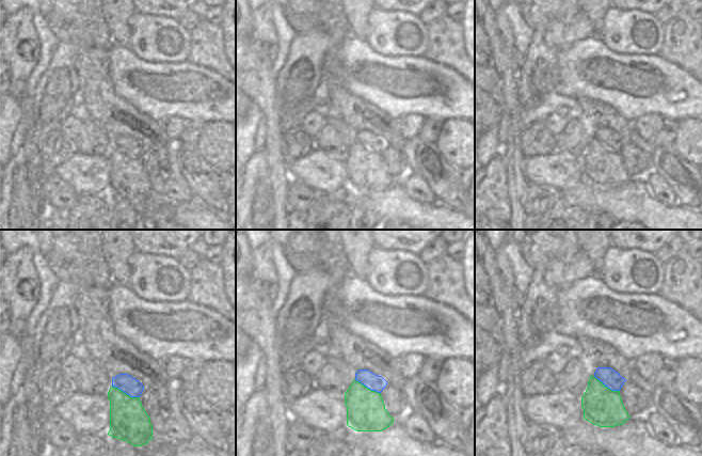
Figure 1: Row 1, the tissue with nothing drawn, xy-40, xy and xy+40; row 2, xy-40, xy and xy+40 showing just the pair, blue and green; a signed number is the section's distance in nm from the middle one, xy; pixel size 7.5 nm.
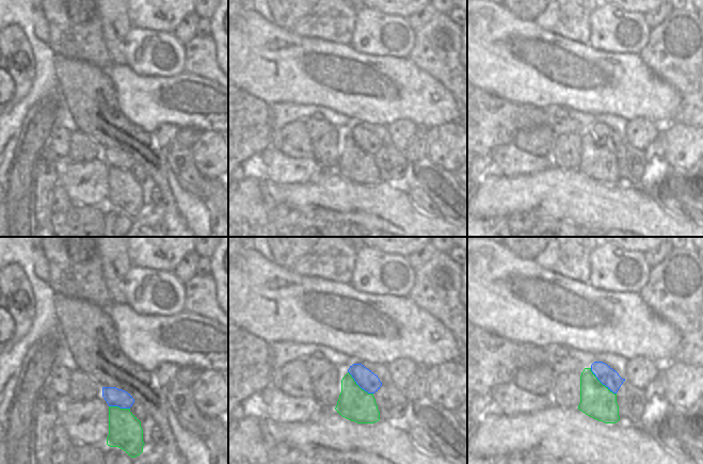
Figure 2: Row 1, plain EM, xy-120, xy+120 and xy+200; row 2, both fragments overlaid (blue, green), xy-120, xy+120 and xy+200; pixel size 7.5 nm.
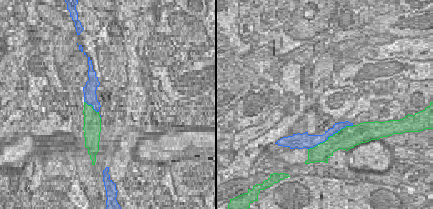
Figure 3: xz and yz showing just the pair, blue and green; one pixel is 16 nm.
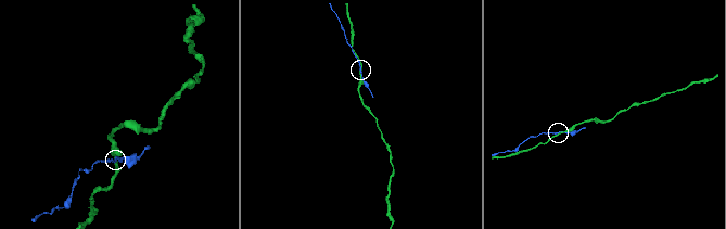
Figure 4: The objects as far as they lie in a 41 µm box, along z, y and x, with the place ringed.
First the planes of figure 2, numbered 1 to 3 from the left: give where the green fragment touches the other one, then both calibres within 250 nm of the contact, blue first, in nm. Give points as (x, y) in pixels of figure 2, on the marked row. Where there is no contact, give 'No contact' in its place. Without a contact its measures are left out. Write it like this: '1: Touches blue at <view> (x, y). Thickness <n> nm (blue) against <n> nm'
1: Touches blue at xy-120 (120, 406). Thickness 140 nm (blue) against 260 nm
2: Touches blue at xy+120 (358, 385). Thickness 150 nm (blue) against 260 nm
3: Touches blue at xy+200 (602, 383). Thickness 140 nm (blue) against 260 nm.

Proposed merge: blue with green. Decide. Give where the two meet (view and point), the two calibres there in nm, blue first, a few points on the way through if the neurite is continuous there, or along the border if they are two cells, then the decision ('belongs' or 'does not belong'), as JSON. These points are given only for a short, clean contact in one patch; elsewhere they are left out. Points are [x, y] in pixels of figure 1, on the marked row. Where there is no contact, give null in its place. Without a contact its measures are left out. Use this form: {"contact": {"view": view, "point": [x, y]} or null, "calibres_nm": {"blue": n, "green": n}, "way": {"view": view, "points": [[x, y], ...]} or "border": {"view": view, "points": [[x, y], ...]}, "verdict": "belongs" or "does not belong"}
{"contact": {"view": "xy+40", "point": [606, 386]}, "calibres_nm": {"blue": 140, "green": 280}, "verdict": "does not belong"}

